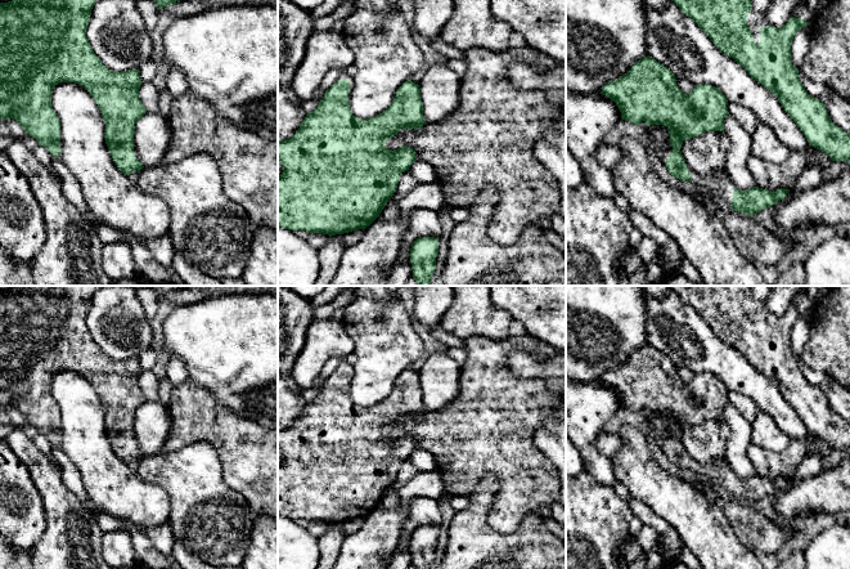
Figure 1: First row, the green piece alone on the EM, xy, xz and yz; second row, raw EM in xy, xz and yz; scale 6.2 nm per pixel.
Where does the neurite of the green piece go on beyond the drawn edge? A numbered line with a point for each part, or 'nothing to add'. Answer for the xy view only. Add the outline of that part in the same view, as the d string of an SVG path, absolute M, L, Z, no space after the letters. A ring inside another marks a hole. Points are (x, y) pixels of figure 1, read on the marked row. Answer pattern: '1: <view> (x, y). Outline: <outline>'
1: xy (152, 135). Outline: M145 112L135 124L134 154L144 167L158 165L170 144L171 131L159 113Z

